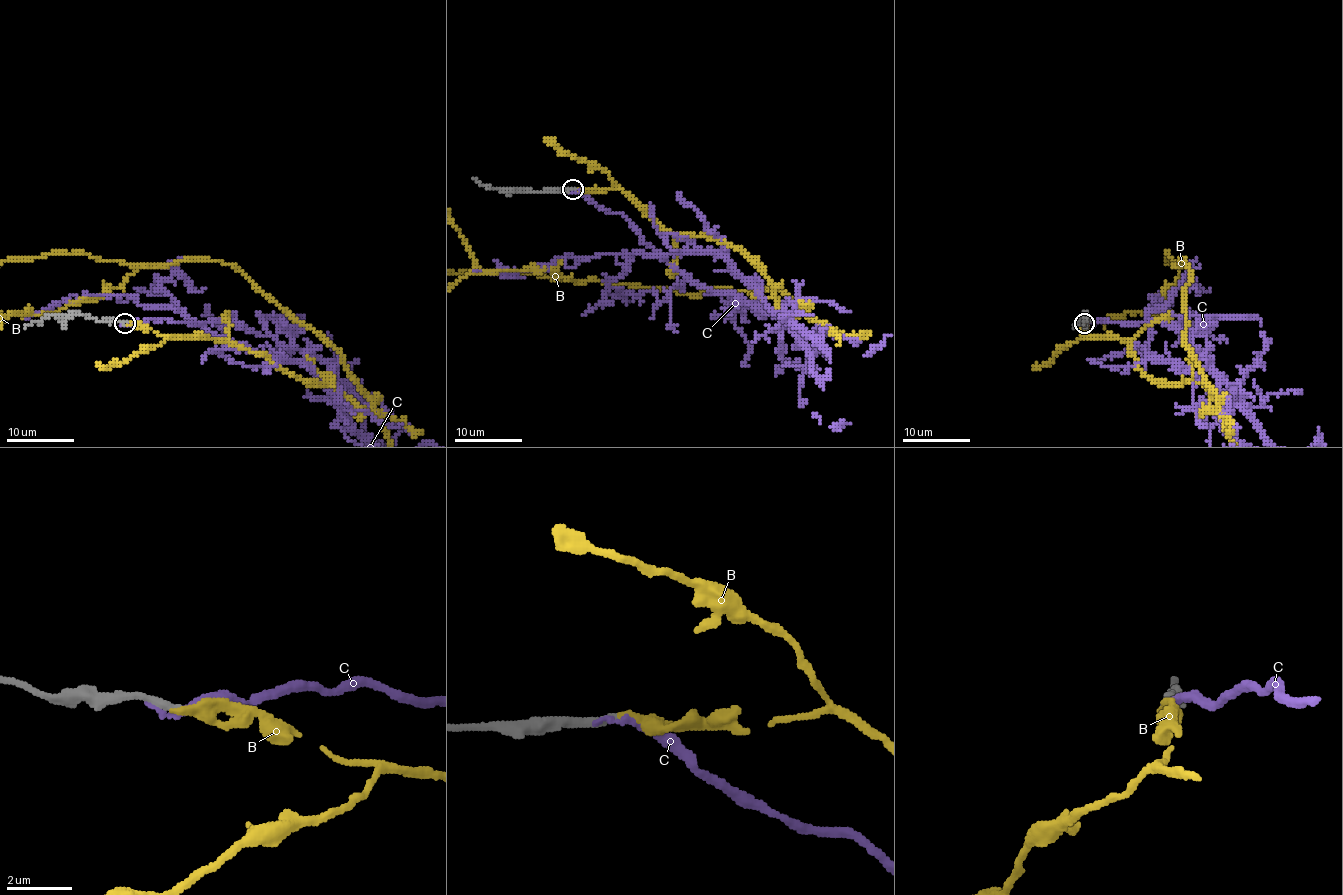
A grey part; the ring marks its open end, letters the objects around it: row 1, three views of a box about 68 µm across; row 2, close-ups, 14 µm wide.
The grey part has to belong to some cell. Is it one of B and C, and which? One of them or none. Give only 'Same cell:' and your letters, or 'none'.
Same cell: B

